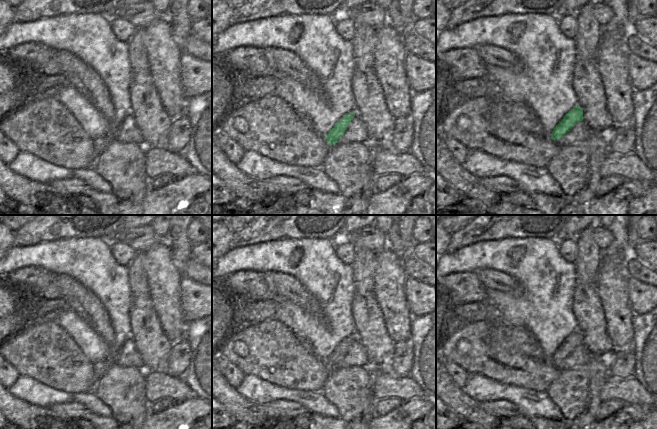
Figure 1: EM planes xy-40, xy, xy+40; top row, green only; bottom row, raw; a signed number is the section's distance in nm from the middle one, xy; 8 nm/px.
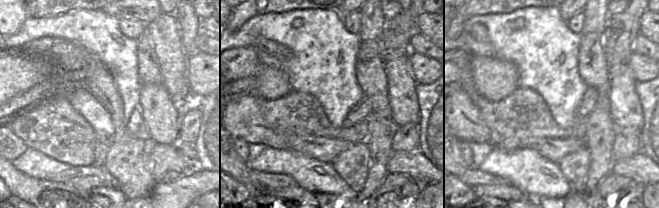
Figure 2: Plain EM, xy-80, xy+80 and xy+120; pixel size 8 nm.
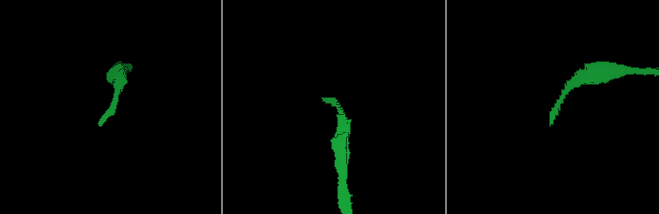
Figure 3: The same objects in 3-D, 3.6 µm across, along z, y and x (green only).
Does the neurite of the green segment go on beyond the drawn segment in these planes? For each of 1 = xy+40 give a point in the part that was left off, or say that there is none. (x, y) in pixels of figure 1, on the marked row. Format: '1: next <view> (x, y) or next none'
1: next none

